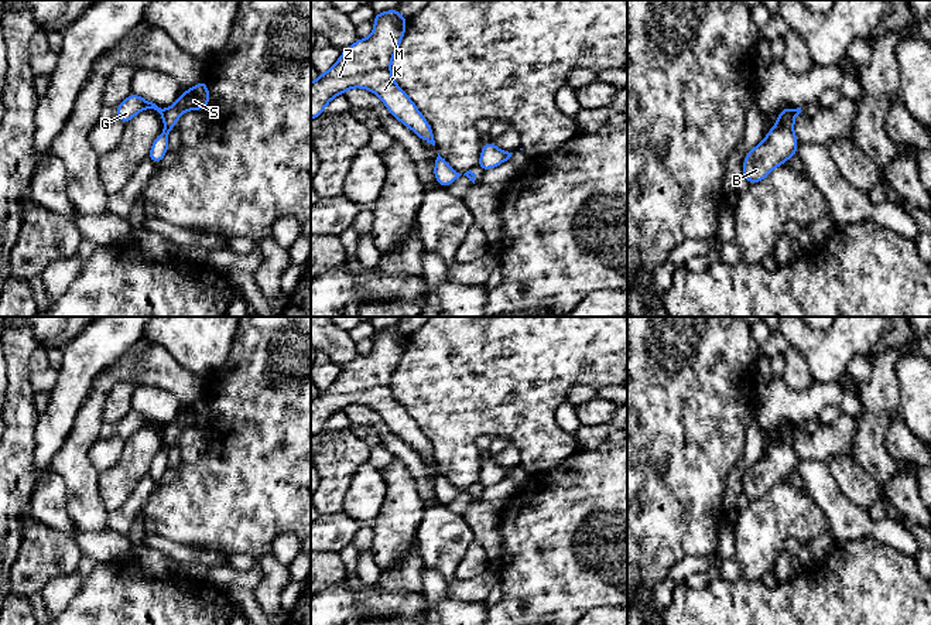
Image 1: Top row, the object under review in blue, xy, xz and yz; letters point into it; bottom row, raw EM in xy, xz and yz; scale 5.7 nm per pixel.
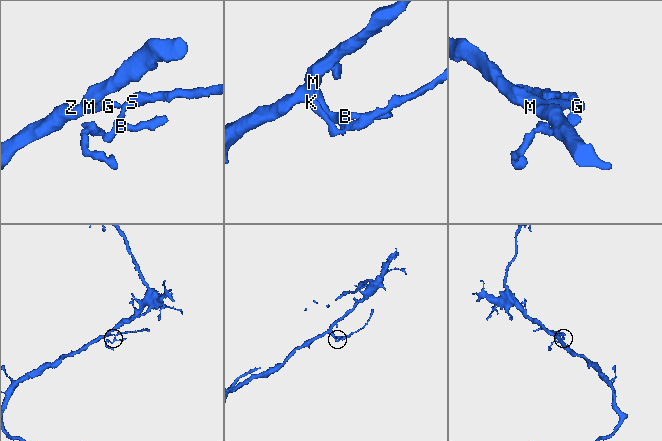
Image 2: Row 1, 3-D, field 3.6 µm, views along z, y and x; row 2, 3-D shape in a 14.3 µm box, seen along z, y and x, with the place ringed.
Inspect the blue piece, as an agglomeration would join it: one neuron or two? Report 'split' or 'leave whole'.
split

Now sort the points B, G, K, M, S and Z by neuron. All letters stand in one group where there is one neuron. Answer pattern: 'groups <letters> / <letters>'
groups B S / G K M Z

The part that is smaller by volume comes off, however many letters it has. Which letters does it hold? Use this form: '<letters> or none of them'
B, S

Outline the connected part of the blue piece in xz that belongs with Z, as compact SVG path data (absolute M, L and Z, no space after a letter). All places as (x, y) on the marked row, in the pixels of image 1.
M398 8L374 14L373 34L355 41L340 52L329 71L311 82L311 120L319 117L335 96L345 95L350 88L363 88L376 93L393 117L435 146L429 123L391 74L391 61L405 34L407 21Z

